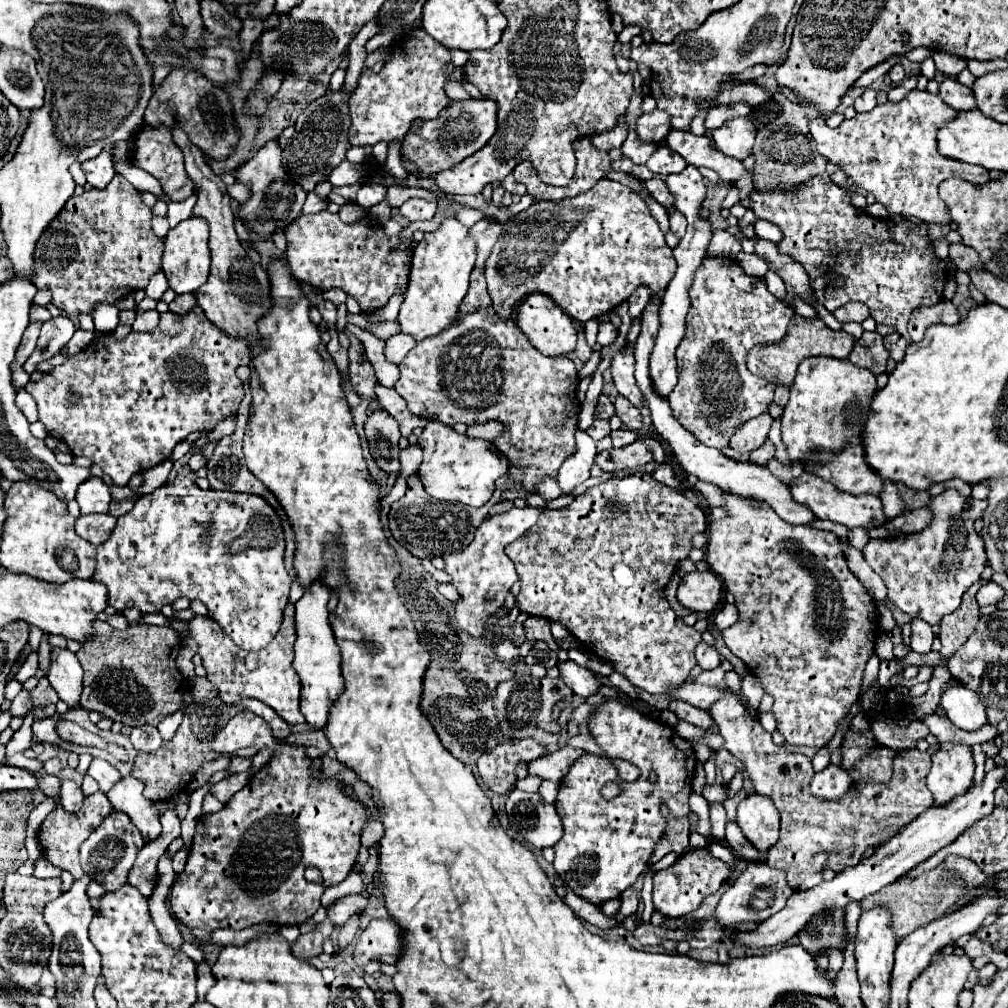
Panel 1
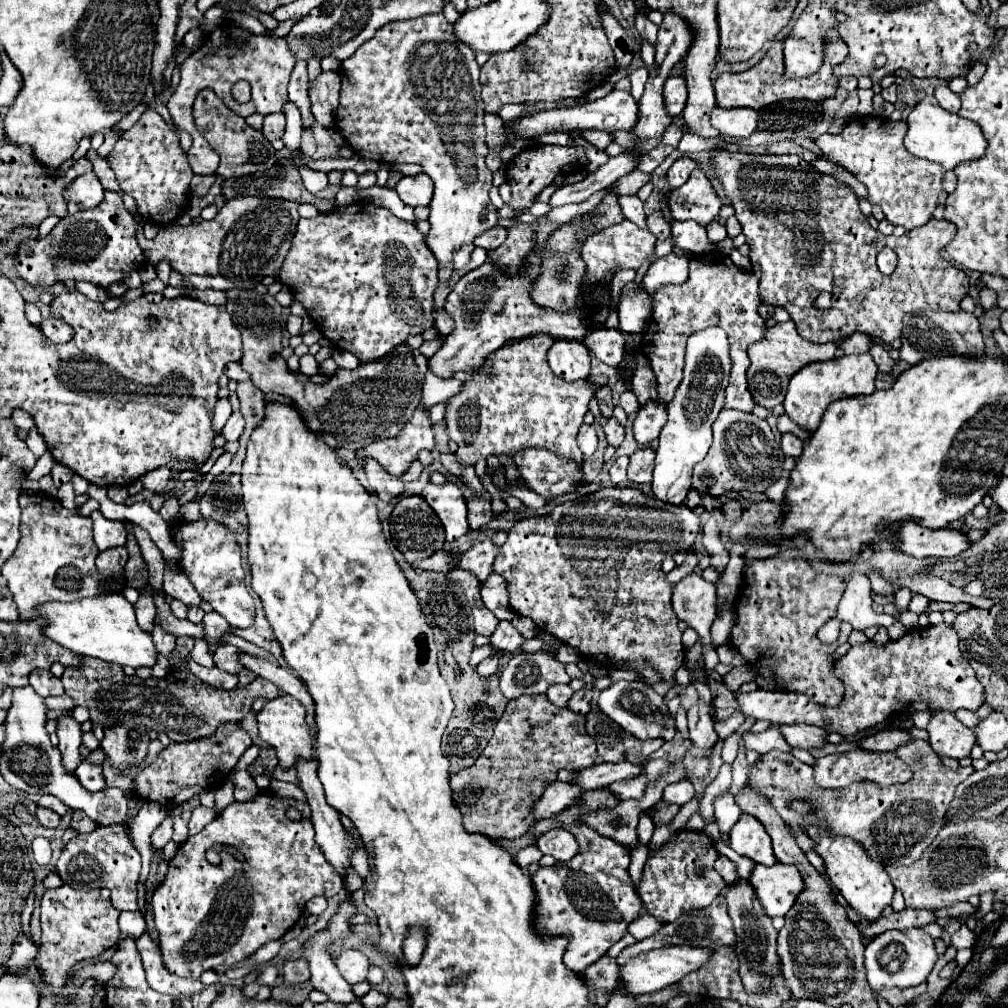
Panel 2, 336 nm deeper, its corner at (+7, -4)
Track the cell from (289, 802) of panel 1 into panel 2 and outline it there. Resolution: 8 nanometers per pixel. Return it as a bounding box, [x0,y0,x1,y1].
[150,793,342,979]

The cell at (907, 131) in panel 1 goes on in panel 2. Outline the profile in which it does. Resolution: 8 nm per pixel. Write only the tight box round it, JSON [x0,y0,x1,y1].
[816,117,942,231]

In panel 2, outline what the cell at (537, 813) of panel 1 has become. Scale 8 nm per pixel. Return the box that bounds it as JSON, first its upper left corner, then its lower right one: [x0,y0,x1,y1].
[536,829,578,861]

